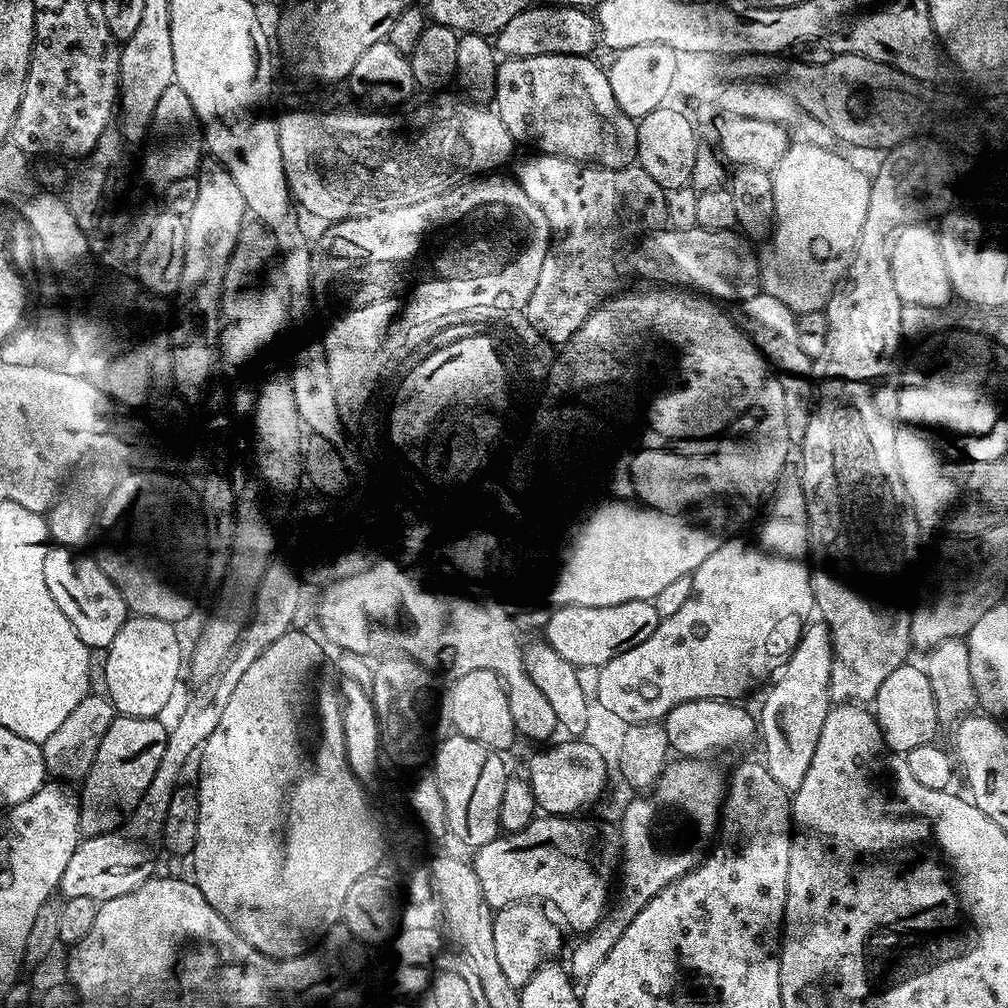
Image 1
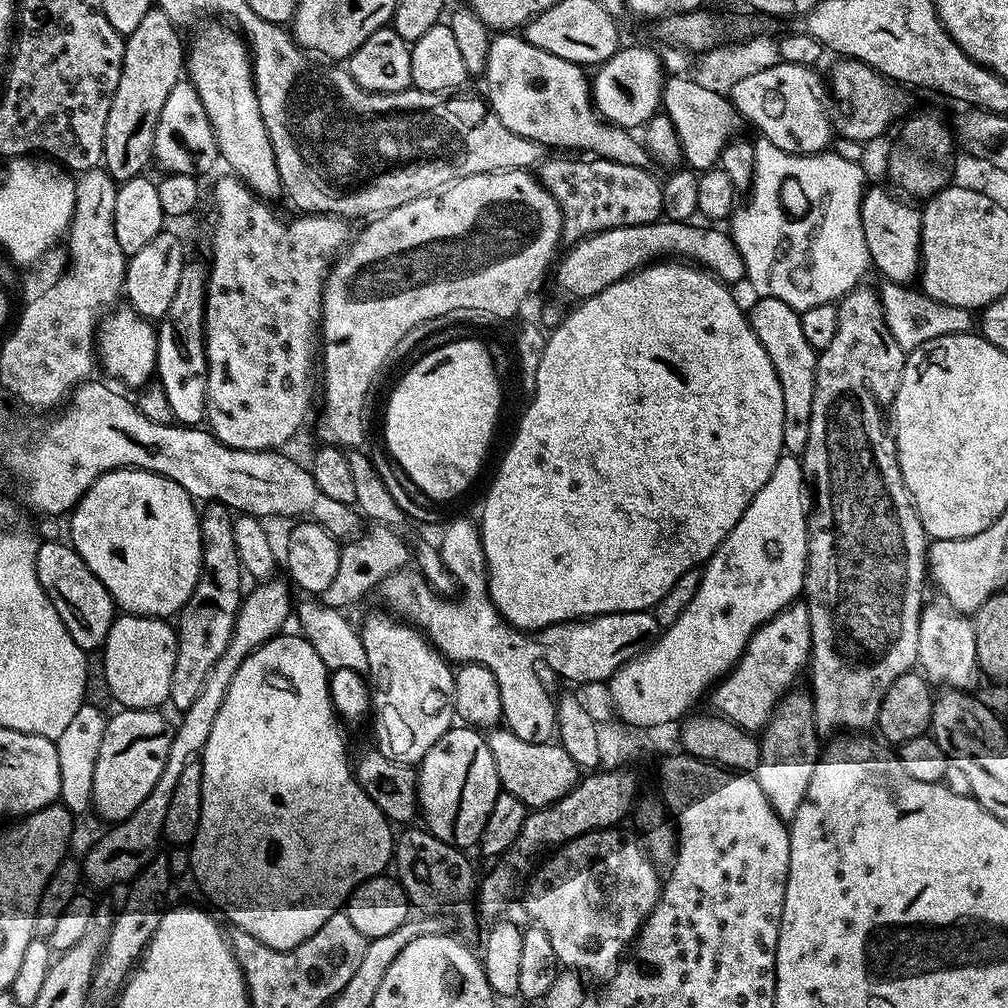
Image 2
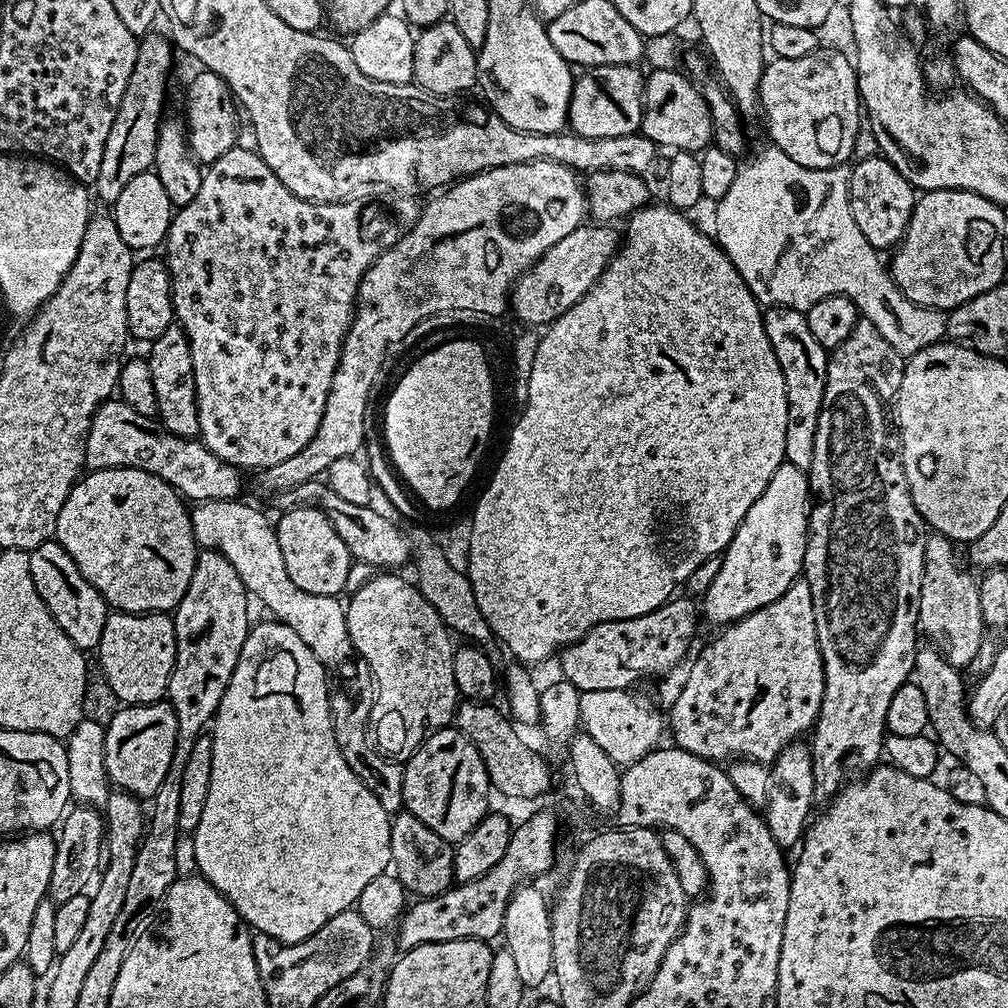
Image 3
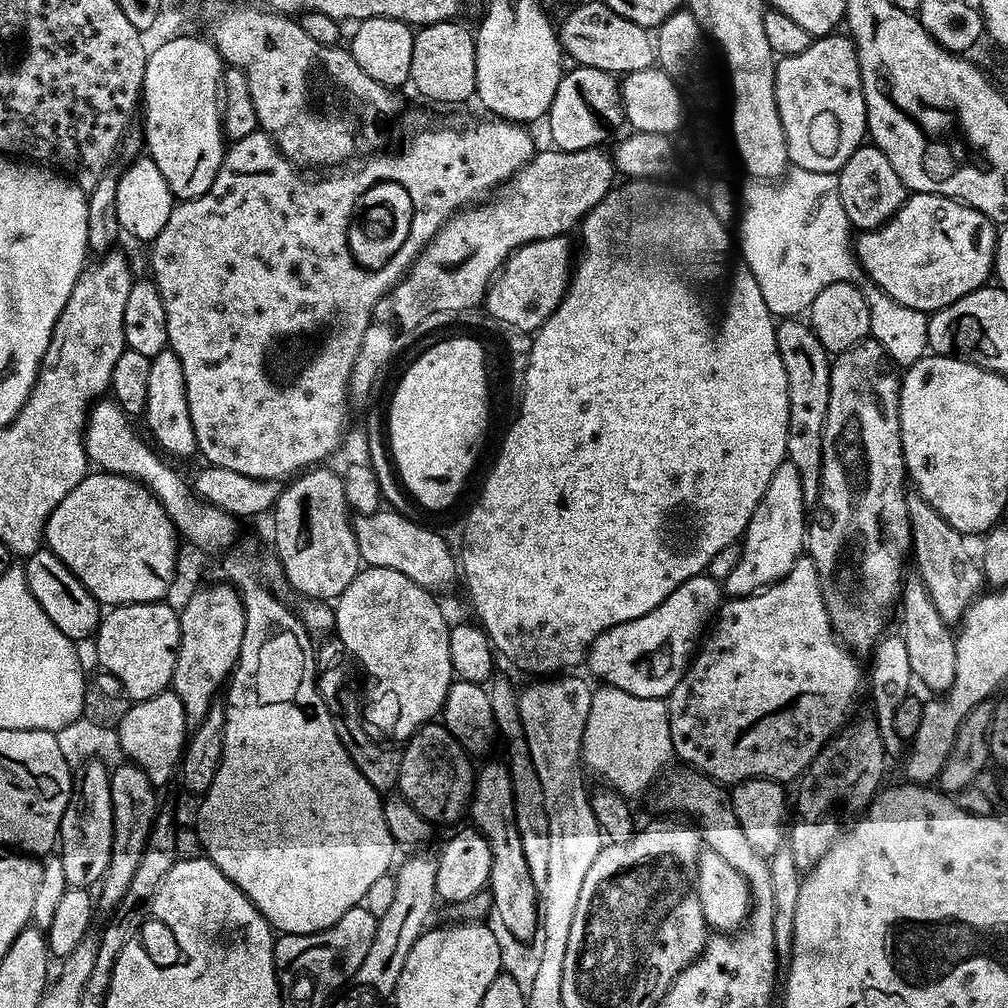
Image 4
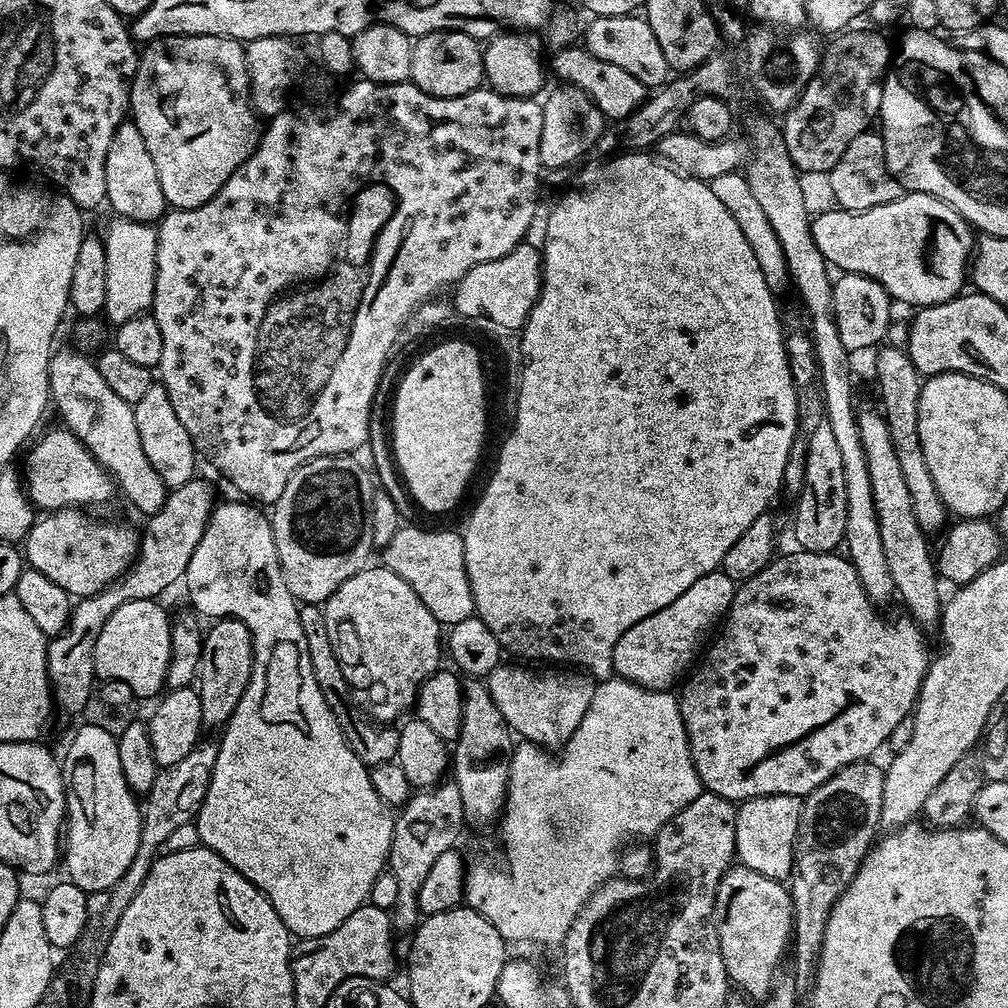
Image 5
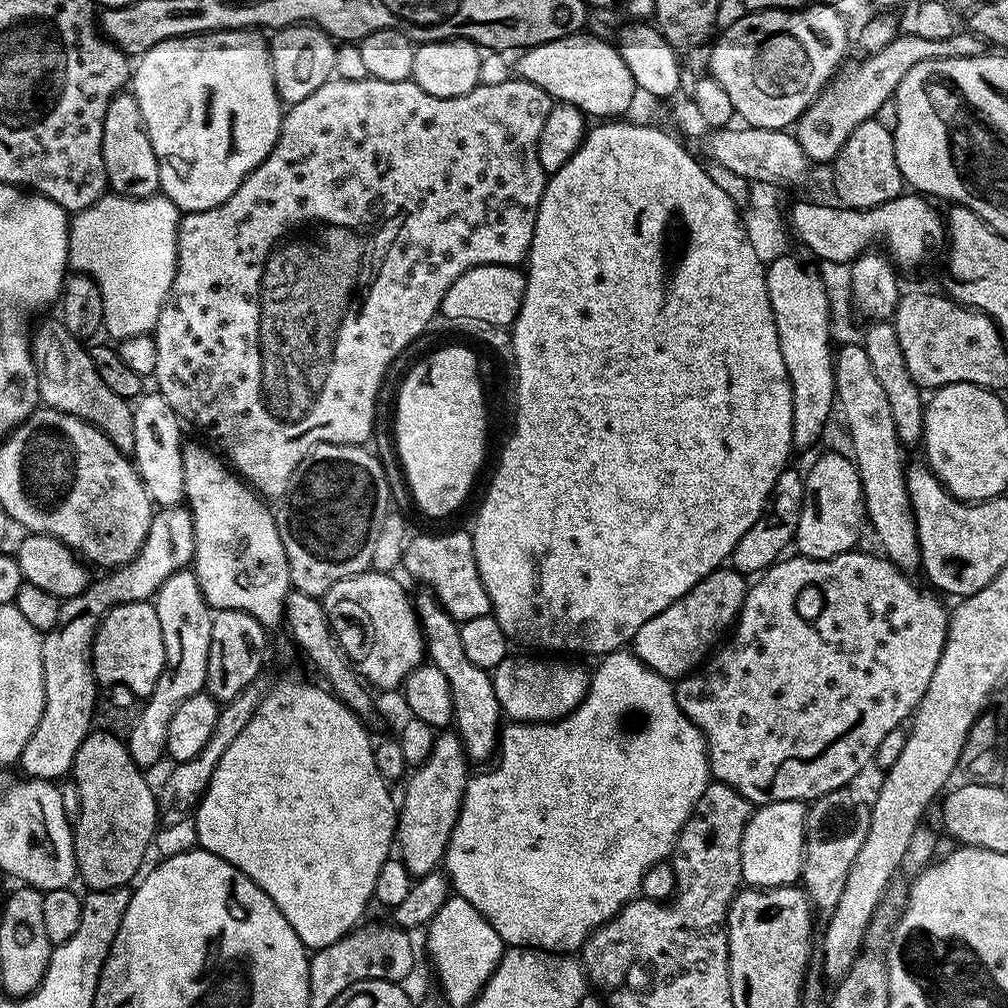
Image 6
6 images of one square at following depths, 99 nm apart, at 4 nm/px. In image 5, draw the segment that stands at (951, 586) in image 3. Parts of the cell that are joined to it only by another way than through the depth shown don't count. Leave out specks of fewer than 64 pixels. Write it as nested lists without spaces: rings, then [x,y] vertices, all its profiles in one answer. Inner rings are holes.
[[[884,346],[876,354],[876,388],[880,391],[878,408],[884,414],[884,421],[890,430],[890,442],[894,442],[894,454],[898,454],[898,463],[902,465],[906,490],[910,490],[910,502],[914,506],[914,518],[918,518],[918,526],[925,534],[943,533],[950,513],[938,494],[938,486],[934,486],[934,478],[930,478],[930,466],[926,466],[926,454],[922,454],[922,438],[918,438],[920,371],[901,347]]]

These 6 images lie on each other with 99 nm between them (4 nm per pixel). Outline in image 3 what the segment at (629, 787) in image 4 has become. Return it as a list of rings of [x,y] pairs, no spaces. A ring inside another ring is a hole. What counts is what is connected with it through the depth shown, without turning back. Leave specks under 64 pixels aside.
[[[590,690],[580,693],[579,727],[587,732],[607,756],[618,766],[627,766],[638,762],[646,753],[661,743],[660,731],[666,724],[644,700],[639,700],[628,690]]]

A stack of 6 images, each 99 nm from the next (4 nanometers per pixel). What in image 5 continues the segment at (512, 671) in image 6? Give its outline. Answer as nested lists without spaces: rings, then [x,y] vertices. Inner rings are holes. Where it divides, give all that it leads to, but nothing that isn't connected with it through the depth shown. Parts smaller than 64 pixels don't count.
[[[507,664],[496,667],[486,678],[486,683],[495,705],[513,733],[527,743],[549,750],[563,748],[590,708],[597,685],[595,679],[582,670],[545,668],[538,671],[526,664]]]

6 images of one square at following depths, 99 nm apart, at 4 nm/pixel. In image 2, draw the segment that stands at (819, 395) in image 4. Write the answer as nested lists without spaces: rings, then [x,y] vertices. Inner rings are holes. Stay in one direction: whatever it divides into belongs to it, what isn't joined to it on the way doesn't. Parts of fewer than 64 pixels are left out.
[[[762,296],[753,299],[752,309],[746,315],[754,334],[758,334],[758,342],[762,342],[762,350],[770,354],[770,362],[778,374],[778,382],[782,386],[782,442],[784,452],[789,456],[803,457],[806,442],[810,442],[810,410],[814,406],[814,386],[816,385],[816,349],[806,342],[802,331],[800,313],[795,312],[786,302],[778,302],[778,298]]]

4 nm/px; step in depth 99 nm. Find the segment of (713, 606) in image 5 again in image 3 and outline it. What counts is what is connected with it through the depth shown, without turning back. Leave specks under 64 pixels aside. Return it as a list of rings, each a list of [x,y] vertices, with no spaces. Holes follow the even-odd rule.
[[[673,598],[663,608],[638,618],[602,622],[594,626],[578,642],[569,644],[559,653],[563,679],[569,680],[577,690],[628,690],[639,680],[651,676],[664,676],[680,664],[696,636],[698,604],[692,598]]]

